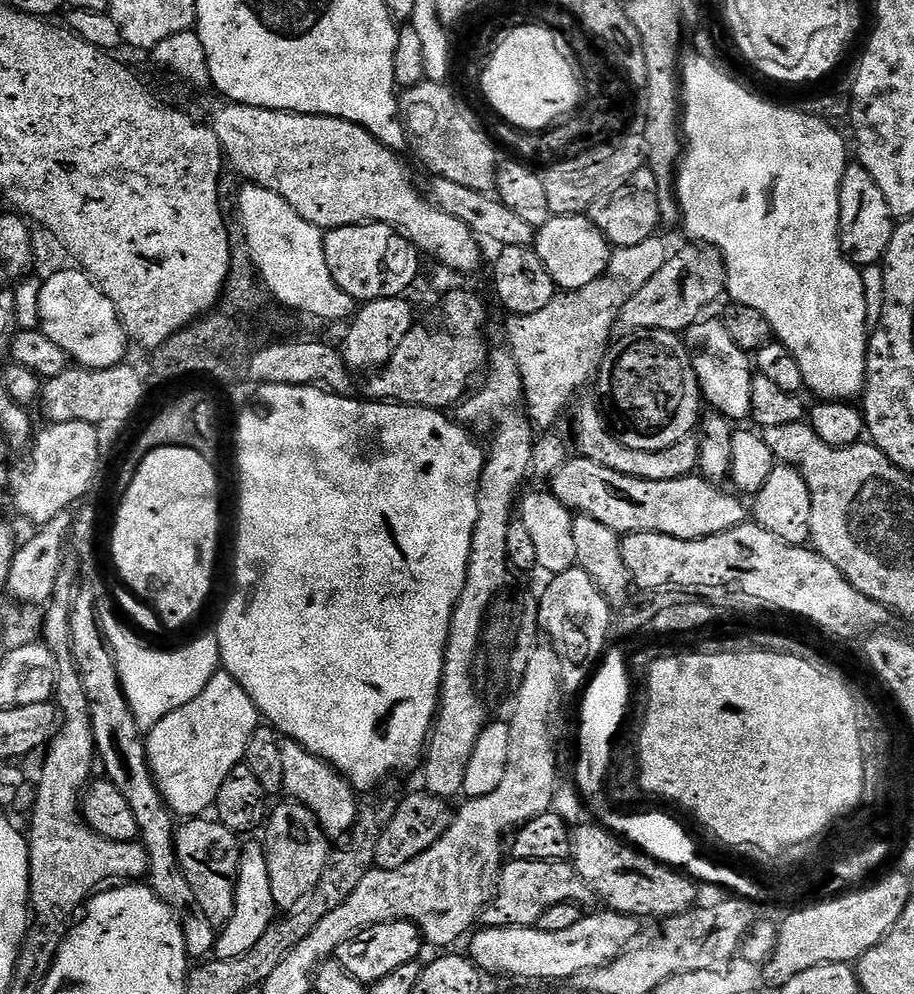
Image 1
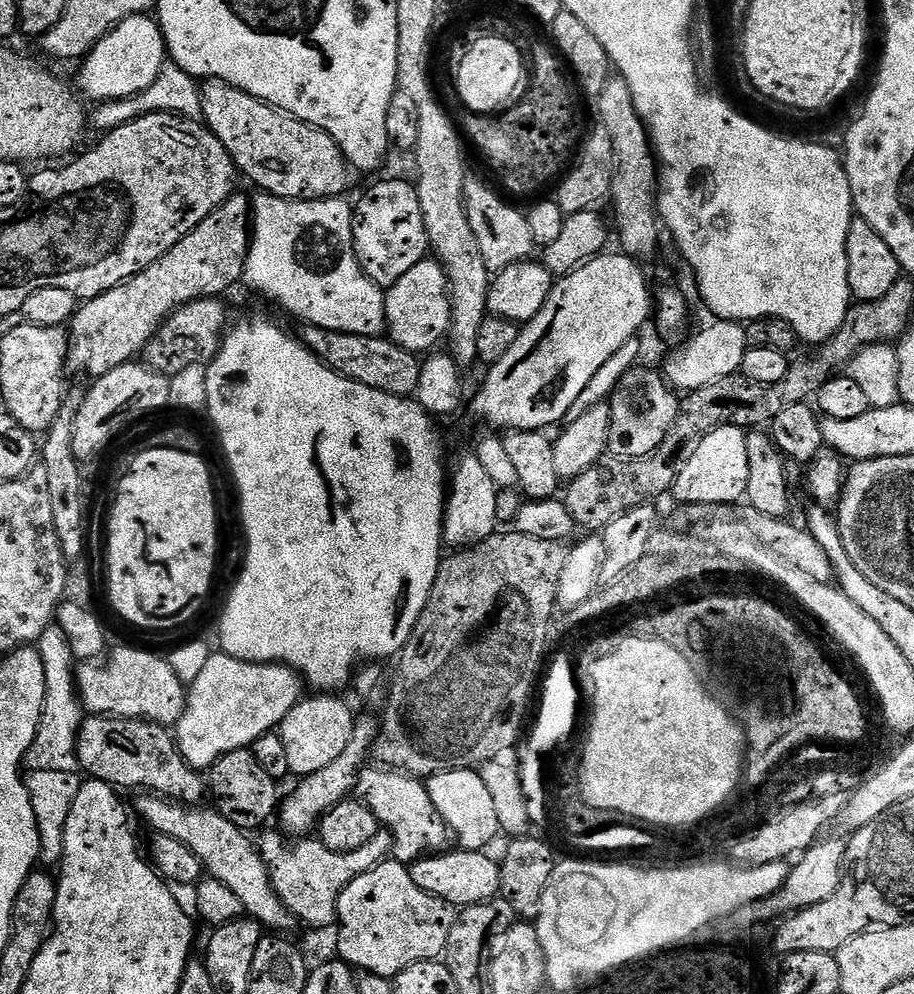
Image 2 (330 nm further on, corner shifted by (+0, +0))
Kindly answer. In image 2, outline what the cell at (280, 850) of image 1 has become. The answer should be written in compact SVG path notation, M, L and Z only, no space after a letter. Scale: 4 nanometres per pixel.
M357 715L356 725L354 726L354 734L350 738L350 746L346 746L346 750L342 750L342 755L330 762L330 766L325 766L323 770L318 770L313 776L303 777L299 781L300 784L288 797L283 797L282 803L278 808L279 827L283 829L289 837L304 838L309 835L308 832L319 825L322 817L336 804L349 799L350 793L355 789L356 779L365 767L367 756L370 756L370 749L373 747L374 741L380 734L382 724L379 719L376 720L372 716Z

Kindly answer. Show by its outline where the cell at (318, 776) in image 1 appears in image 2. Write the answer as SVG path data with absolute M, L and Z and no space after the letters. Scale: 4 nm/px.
M312 694L309 698L301 698L286 714L278 729L282 742L286 745L286 758L290 762L290 773L293 777L313 776L318 770L330 766L342 755L342 750L350 746L350 738L354 734L357 713L336 694Z

